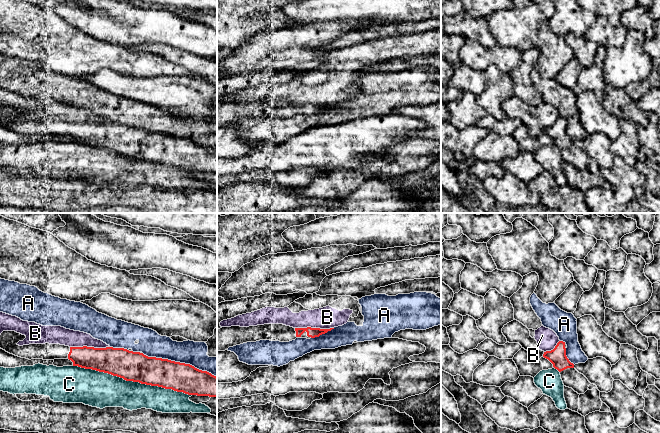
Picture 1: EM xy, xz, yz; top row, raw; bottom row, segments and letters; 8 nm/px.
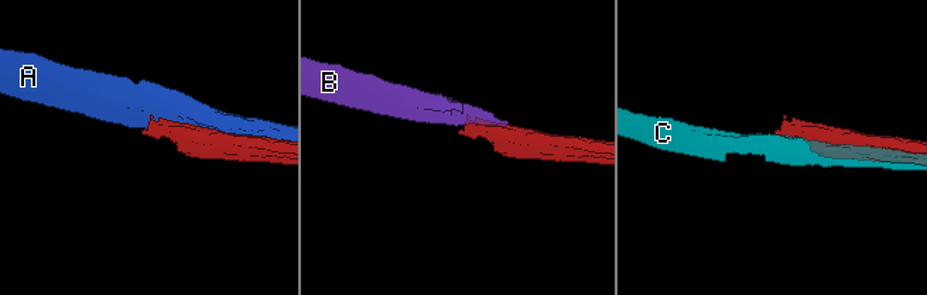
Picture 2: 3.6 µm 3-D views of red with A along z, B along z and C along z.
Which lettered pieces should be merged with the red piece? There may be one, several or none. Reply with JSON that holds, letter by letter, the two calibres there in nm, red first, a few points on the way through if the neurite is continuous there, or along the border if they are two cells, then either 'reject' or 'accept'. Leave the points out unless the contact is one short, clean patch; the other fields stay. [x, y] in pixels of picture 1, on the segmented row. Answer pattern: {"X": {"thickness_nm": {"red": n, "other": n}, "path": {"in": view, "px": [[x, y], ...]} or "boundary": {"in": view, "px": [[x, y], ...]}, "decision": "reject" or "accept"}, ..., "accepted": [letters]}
{"A": {"thickness_nm": {"red": 240, "other": 190}, "decision": "reject"}, "B": {"thickness_nm": {"red": 220, "other": 140}, "boundary": {"in": "xy", "px": [[70, 346], [109, 347]]}, "decision": "reject"}, "C": {"thickness_nm": {"red": 240, "other": 280}, "decision": "reject"}, "accepted": []}

